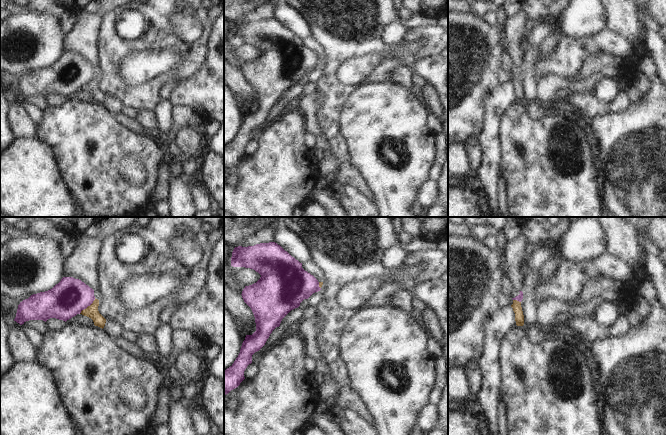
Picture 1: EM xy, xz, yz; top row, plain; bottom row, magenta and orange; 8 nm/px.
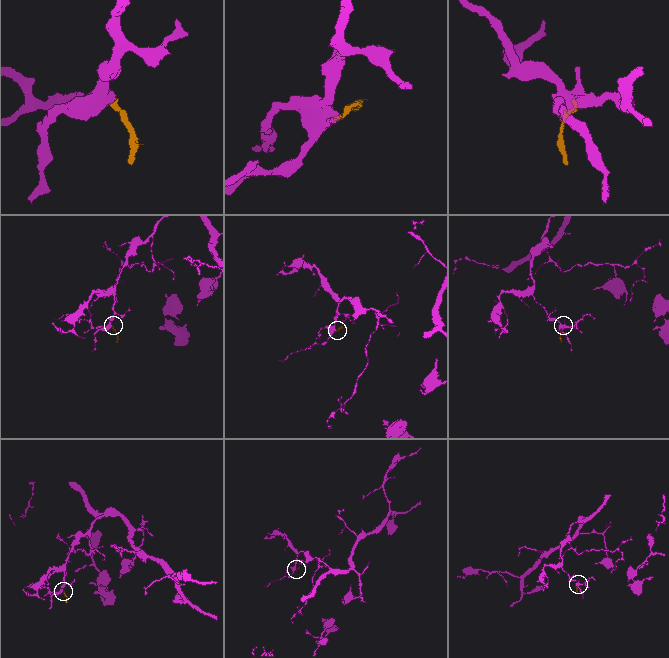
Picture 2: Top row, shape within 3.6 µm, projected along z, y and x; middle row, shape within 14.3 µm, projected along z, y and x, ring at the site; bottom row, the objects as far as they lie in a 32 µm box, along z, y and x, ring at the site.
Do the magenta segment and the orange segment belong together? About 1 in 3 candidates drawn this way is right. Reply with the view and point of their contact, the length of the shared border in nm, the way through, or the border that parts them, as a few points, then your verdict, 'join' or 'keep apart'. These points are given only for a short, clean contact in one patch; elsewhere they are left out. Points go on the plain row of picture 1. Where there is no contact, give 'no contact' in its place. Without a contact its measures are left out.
xy (87, 82) | 180 nm | along xy (95, 74), (79, 89) | keep apart

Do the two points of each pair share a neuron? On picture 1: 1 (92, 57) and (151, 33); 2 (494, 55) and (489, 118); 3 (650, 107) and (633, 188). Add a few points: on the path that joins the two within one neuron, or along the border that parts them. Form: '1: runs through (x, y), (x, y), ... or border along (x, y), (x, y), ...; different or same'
1: border along (99, 32), (96, 64); different
2: border along (500, 83), (485, 97), (485, 113); different
3: runs through (650, 127), (650, 168); same

